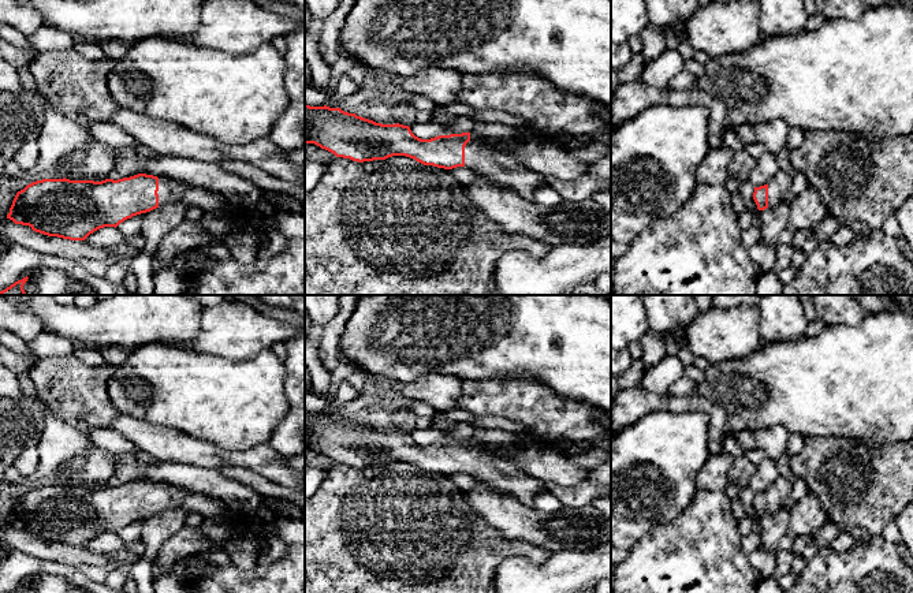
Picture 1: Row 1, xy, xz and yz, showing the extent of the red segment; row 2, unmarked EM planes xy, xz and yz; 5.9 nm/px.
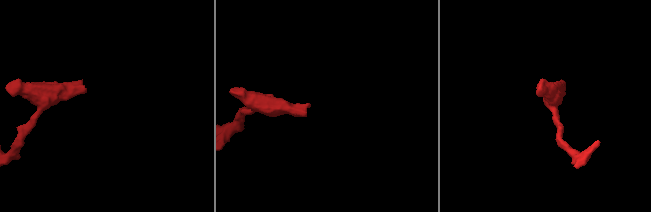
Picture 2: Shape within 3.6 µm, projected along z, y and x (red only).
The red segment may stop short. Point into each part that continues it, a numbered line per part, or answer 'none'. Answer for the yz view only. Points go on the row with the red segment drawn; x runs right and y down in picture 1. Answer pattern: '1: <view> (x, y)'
1: yz (778, 186)

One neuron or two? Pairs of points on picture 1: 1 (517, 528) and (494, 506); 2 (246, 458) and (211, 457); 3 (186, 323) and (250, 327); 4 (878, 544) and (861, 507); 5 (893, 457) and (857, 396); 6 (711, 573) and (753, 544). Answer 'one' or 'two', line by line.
1: one
2: one
3: two
4: two
5: two
6: two

